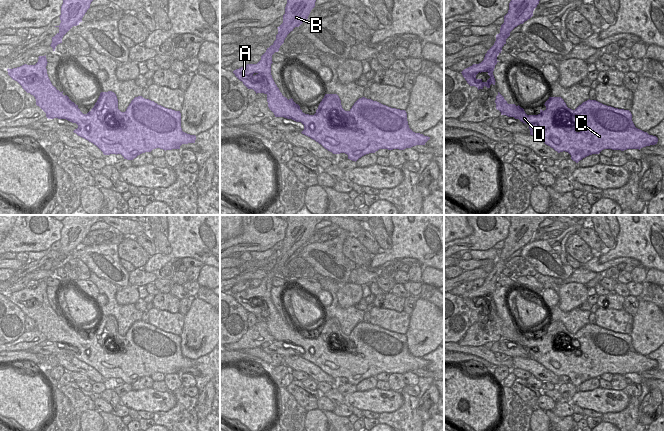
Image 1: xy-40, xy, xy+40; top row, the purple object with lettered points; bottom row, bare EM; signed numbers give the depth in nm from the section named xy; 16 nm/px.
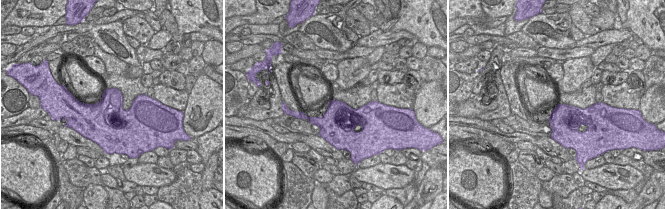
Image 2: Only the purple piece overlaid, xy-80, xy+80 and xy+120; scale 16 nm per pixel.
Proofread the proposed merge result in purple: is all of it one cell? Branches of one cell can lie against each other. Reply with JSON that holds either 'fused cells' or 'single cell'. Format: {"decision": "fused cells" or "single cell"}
{"decision": "single cell"}

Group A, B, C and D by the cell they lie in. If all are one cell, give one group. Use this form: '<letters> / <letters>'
A B C D

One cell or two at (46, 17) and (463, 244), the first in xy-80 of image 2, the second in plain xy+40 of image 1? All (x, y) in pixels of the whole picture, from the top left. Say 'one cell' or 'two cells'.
one cell

